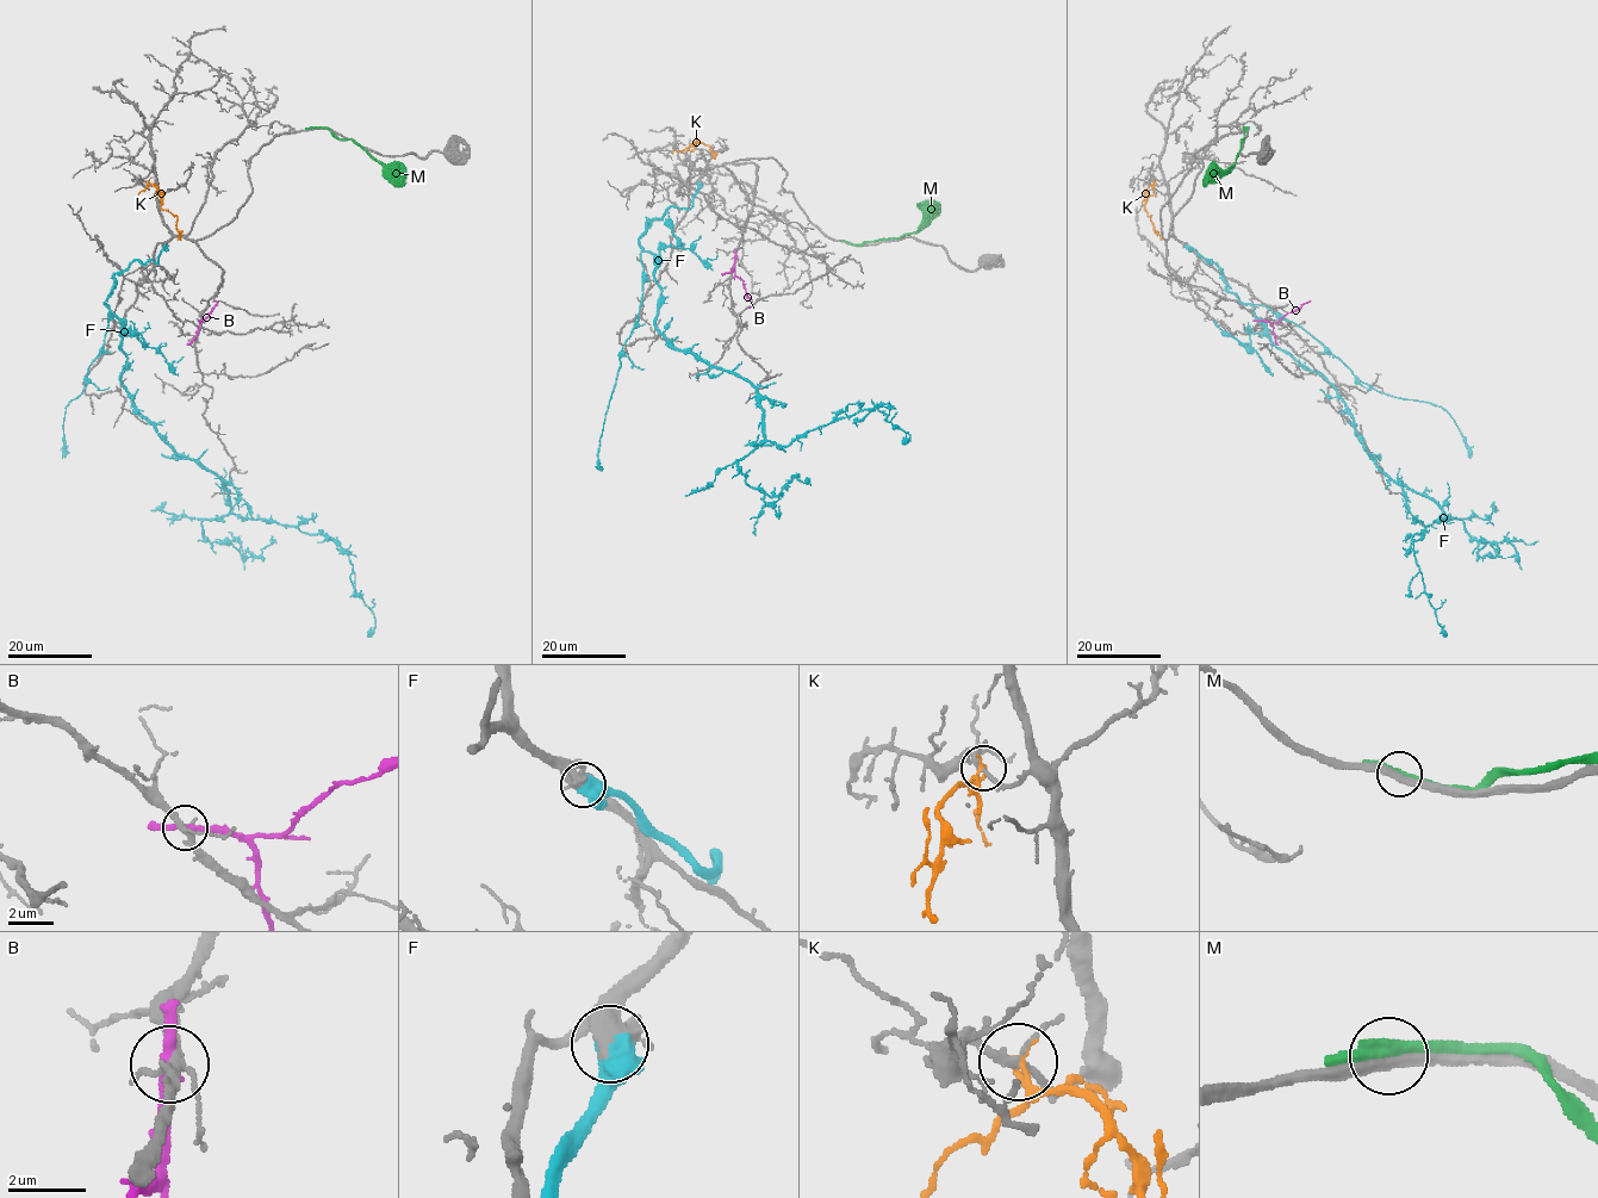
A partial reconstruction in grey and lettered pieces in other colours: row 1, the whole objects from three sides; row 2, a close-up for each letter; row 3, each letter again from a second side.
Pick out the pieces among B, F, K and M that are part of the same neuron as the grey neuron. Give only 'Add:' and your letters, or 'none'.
Add: F

